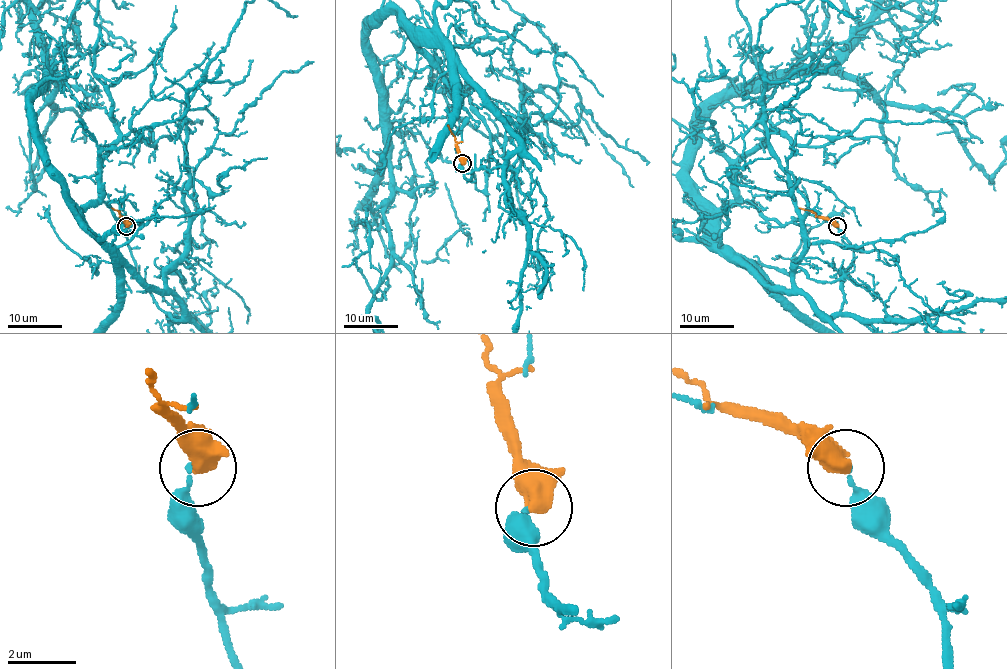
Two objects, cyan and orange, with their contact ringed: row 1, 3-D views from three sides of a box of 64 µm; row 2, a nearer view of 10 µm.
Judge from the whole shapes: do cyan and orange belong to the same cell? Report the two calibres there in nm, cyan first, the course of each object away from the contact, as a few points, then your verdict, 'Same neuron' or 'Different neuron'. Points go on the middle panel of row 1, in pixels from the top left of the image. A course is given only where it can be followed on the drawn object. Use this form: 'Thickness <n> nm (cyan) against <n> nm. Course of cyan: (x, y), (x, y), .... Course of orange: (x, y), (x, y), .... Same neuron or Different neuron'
Thickness 130 nm (cyan) against 600 nm. Course of orange: (463, 164), (448, 125). Different neuron

